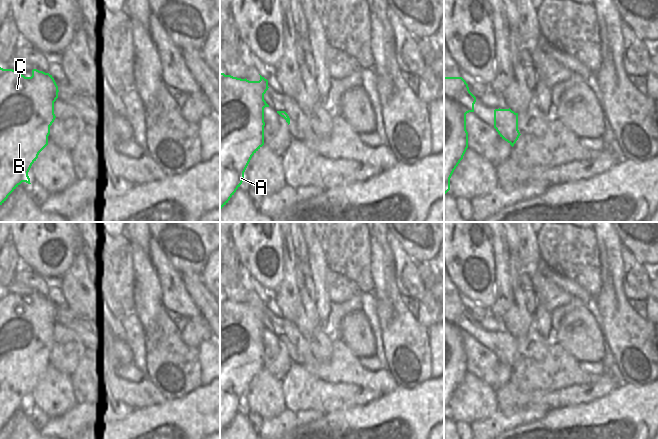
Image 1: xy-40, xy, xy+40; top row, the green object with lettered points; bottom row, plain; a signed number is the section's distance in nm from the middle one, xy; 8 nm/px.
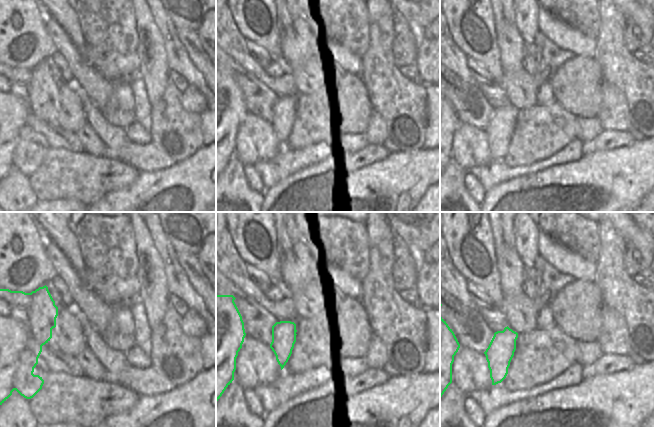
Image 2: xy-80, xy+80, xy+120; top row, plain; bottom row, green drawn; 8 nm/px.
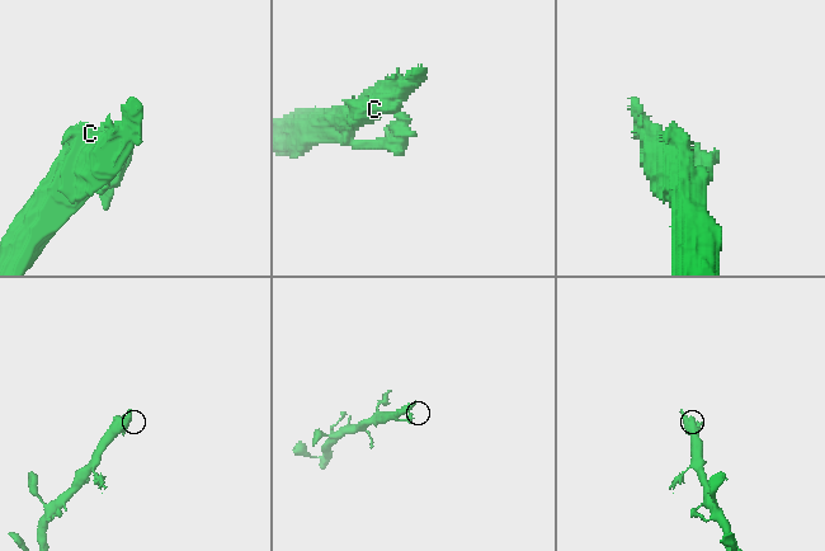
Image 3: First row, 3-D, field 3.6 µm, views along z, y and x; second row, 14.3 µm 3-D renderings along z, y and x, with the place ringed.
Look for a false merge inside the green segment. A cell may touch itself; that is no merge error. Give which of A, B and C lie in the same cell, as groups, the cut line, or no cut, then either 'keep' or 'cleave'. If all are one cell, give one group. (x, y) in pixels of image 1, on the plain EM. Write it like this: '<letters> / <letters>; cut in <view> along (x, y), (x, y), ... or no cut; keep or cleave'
A B C; no cut; keep

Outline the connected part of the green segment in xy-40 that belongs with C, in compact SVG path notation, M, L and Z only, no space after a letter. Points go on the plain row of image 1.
M0 291L0 429L22 406L31 408L28 396L39 377L48 369L50 350L56 342L54 326L58 316L58 310L49 297L33 293L32 300L25 301L19 295Z

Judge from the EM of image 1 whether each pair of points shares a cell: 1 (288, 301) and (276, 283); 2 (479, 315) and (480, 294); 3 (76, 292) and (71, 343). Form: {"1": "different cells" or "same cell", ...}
{"1": "different cells", "2": "different cells", "3": "different cells"}

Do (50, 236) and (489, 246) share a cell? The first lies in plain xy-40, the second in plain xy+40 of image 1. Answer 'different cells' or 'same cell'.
same cell

